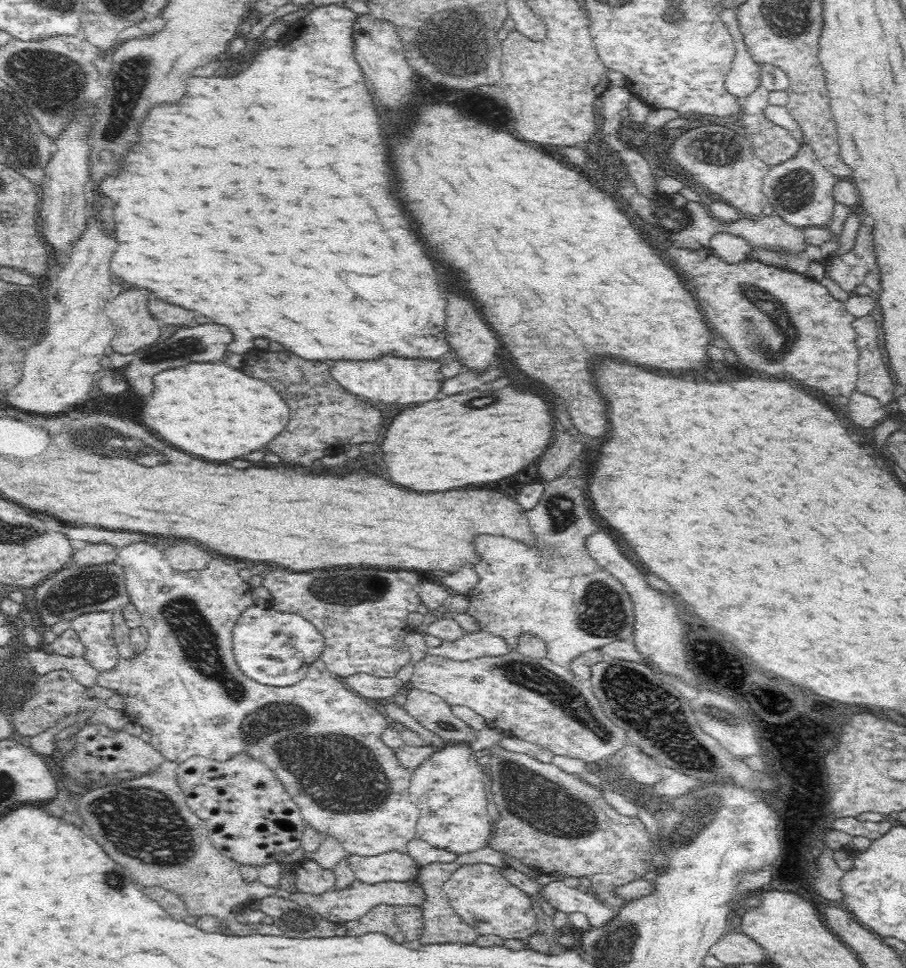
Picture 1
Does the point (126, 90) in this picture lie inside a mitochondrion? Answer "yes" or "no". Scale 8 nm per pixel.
yes

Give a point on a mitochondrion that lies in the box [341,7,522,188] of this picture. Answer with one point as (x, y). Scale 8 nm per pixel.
(446, 44)

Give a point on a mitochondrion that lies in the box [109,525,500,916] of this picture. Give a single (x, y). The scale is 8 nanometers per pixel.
(344, 776)

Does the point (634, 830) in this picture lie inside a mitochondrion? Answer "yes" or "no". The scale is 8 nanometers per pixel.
no

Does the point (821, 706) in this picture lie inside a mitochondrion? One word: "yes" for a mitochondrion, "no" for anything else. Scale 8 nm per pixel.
no

